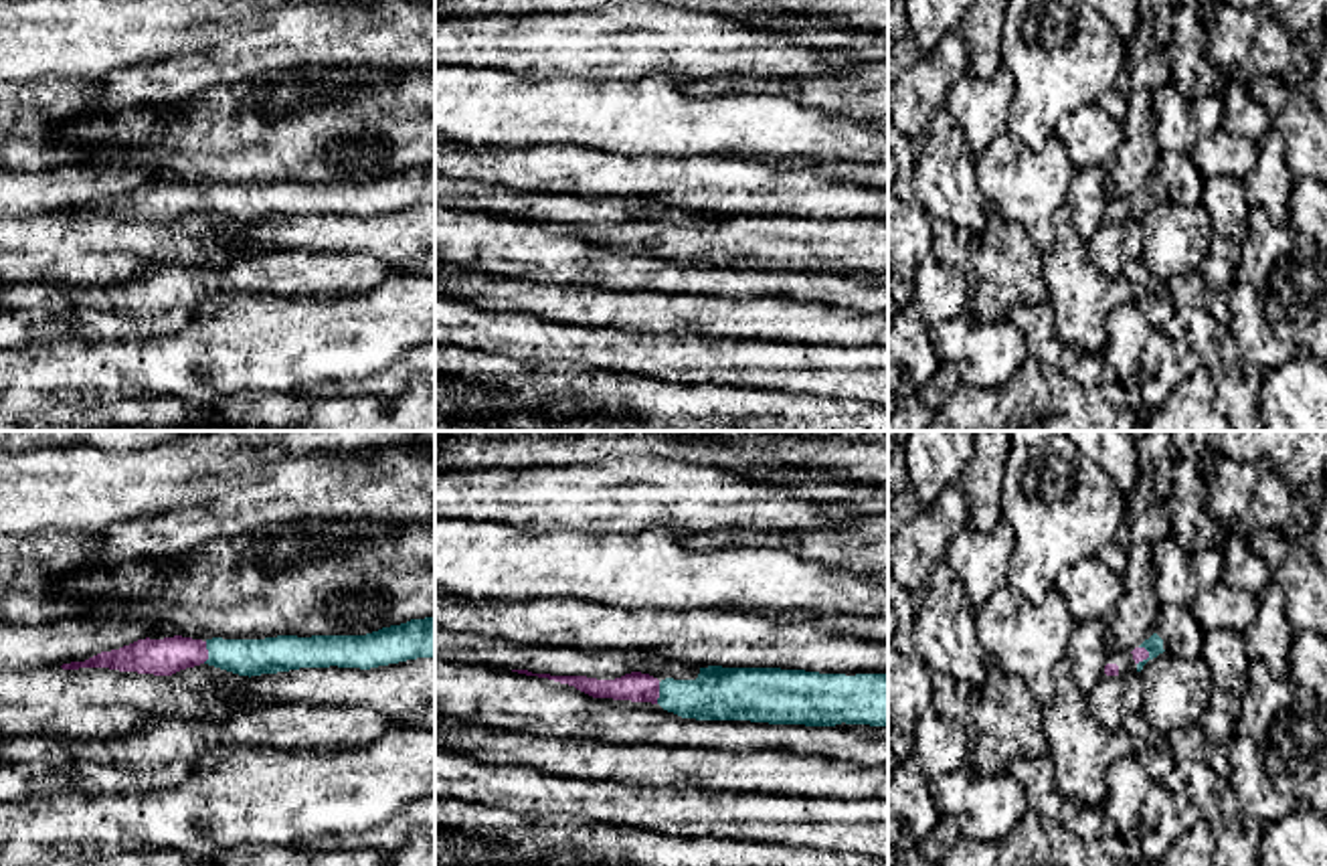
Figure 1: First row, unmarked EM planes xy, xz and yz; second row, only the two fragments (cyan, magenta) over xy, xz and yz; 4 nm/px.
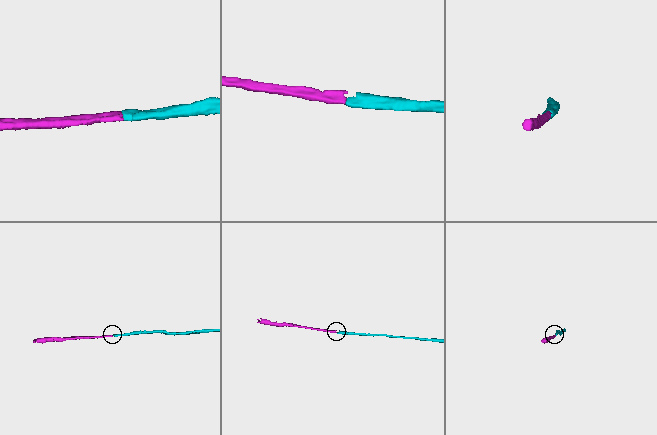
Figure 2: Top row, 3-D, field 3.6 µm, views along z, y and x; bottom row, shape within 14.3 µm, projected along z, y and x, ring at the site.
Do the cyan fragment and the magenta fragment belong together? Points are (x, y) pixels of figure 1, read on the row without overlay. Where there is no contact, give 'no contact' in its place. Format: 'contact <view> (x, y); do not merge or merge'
contact xy (209, 199); merge

